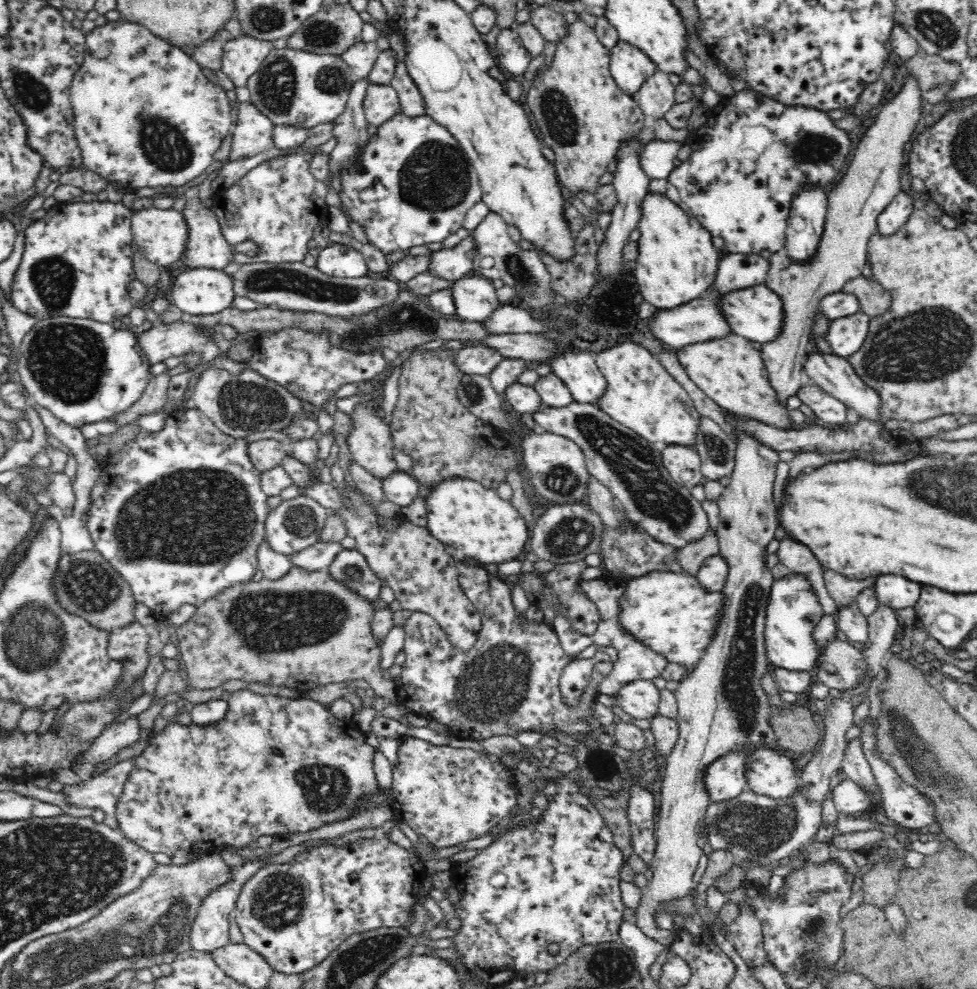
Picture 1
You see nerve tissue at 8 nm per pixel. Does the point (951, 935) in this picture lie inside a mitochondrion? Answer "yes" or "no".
no

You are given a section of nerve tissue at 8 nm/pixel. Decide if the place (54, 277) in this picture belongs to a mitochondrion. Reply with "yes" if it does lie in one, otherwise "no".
yes

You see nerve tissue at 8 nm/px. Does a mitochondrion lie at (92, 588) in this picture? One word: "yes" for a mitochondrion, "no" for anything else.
yes

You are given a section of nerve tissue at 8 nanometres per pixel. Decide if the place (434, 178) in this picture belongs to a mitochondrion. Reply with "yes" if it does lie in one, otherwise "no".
yes

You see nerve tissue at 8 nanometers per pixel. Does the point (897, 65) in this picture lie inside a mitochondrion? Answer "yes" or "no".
no

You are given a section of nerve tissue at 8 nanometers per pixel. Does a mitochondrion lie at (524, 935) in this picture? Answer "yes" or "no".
no

